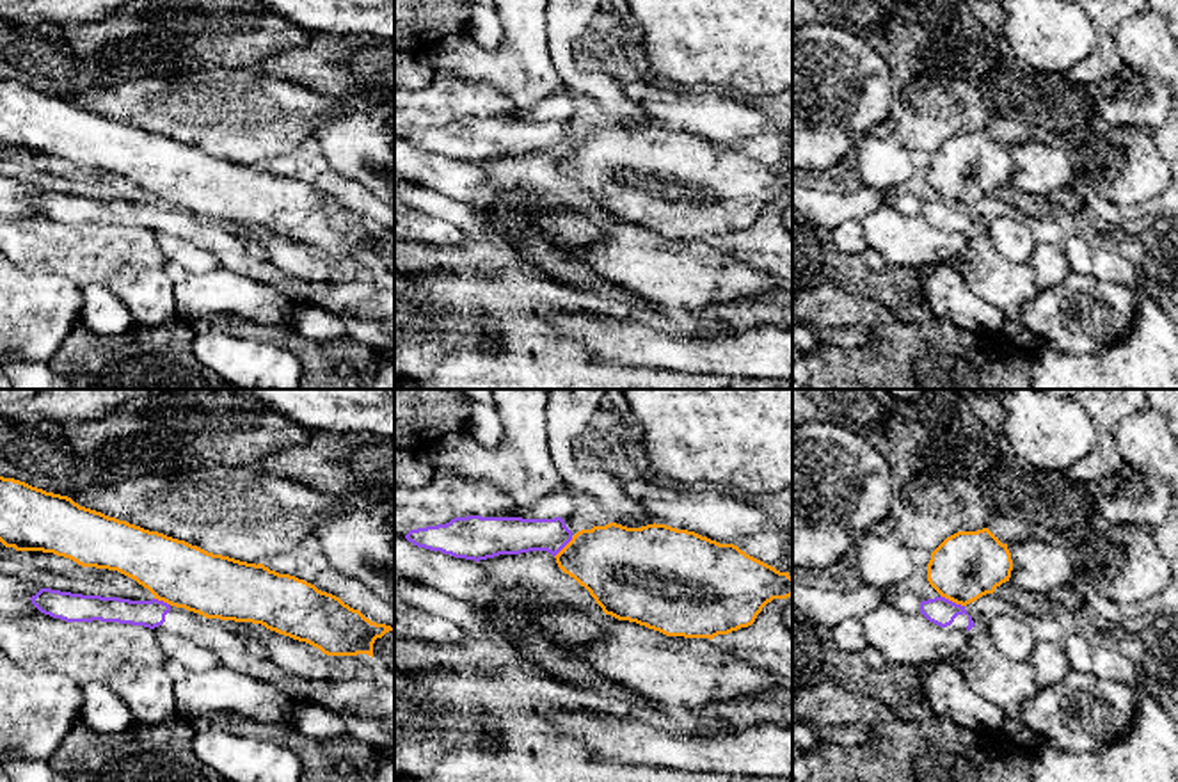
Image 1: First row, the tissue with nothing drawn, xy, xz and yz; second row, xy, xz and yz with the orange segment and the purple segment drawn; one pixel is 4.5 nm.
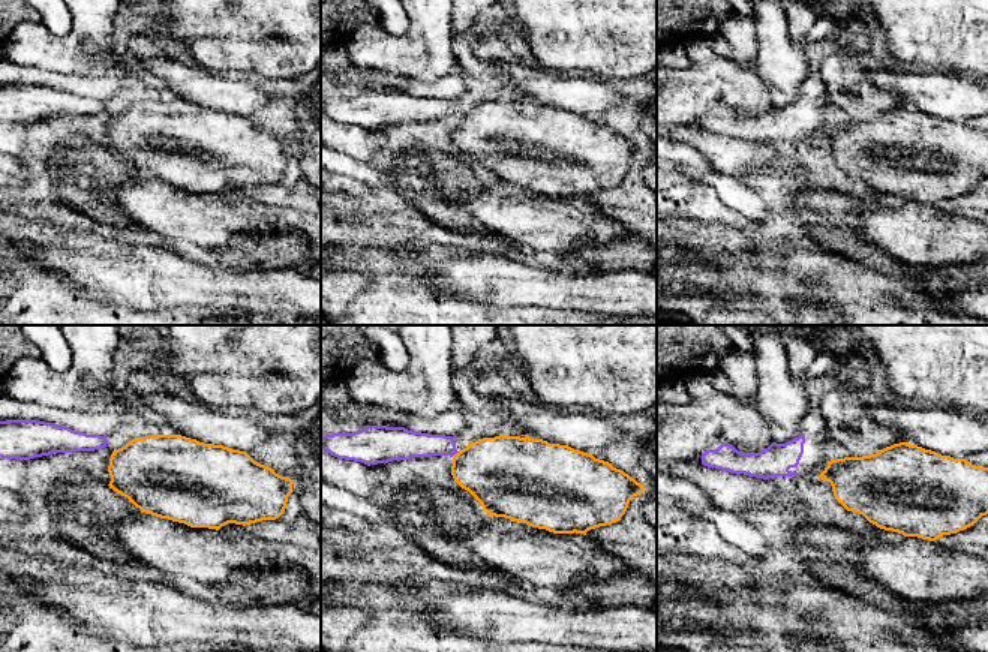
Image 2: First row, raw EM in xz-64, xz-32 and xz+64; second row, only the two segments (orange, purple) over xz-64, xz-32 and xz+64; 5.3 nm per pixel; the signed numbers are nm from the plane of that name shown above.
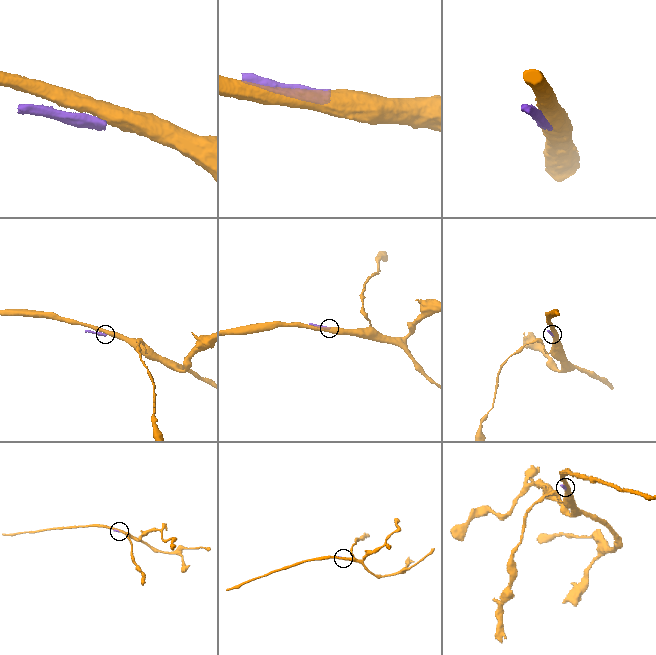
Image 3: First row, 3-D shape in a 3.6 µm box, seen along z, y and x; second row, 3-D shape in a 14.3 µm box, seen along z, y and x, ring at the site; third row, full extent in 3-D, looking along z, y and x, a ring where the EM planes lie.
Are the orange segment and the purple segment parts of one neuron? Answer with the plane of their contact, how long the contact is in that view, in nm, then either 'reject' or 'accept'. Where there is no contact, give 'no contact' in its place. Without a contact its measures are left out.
meets orange in yz; contact 130 nm long; reject

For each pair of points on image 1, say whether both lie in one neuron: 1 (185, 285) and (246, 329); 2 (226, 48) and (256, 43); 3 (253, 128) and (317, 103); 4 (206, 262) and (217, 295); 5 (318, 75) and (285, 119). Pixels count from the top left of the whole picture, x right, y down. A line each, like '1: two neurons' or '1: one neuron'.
1: two neurons
2: one neuron
3: one neuron
4: two neurons
5: two neurons

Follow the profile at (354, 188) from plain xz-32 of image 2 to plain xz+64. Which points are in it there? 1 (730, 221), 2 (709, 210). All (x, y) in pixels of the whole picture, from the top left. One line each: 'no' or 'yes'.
1: yes
2: yes

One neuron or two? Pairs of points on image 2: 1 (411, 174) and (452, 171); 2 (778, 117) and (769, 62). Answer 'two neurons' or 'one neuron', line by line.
1: one neuron
2: two neurons

